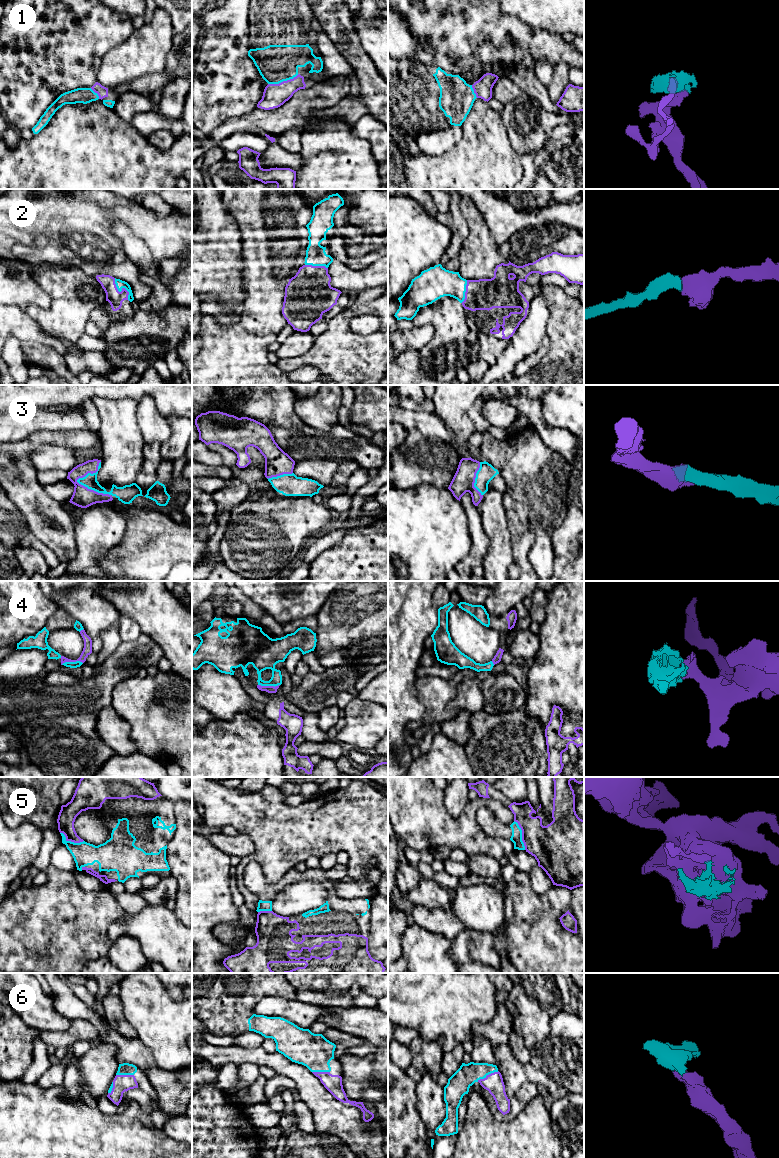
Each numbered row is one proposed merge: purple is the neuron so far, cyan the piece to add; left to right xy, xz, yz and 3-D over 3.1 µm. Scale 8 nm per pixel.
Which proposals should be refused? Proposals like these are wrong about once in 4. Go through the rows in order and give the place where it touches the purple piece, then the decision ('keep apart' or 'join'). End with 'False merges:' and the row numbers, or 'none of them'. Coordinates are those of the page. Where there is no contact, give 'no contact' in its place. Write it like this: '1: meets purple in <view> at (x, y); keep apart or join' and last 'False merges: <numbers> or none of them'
1: meets purple in xz at (283, 81); join
2: meets purple in xy at (122, 290); join
3: meets purple in xy at (93, 490); join
4: meets purple in xz at (269, 686); join
5: meets purple in yz at (522, 835); join
6: meets purple in yz at (487, 1075); join
False merges: none of them

